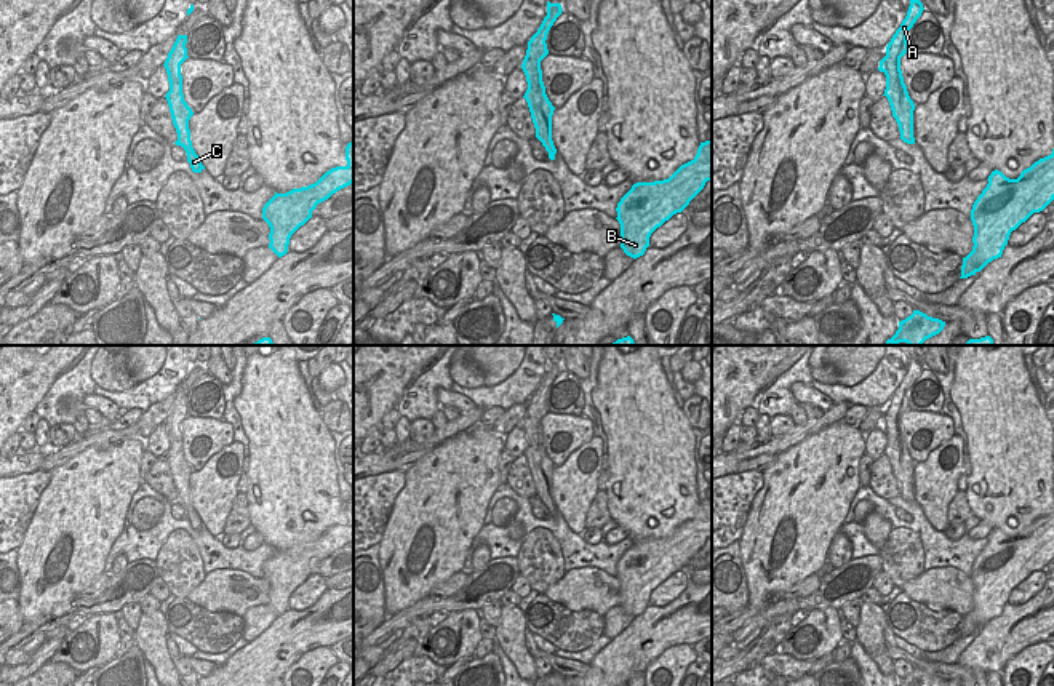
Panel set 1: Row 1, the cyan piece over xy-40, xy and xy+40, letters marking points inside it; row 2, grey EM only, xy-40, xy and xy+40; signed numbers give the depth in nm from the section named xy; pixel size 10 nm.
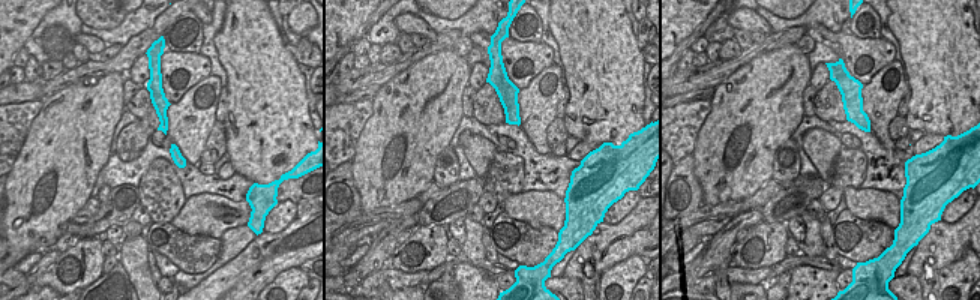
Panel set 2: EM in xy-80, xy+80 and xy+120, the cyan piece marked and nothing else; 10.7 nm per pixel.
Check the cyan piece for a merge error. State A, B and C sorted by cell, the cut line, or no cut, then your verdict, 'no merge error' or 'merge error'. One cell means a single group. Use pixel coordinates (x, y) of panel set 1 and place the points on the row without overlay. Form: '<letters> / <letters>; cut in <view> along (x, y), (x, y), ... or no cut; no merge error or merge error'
A C / B; cut in xy+40 along (901, 432), (901, 442), (906, 448), (904, 459), (914, 464); merge error

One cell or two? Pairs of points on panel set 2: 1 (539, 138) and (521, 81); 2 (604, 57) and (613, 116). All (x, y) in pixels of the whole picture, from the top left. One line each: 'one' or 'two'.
1: two
2: one

